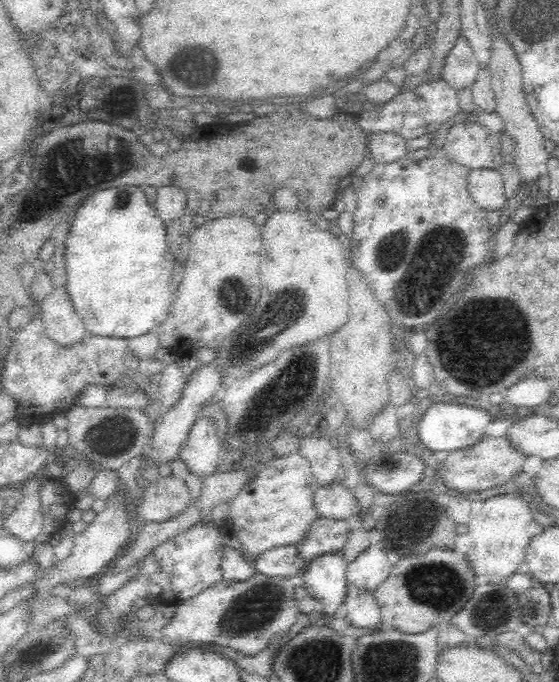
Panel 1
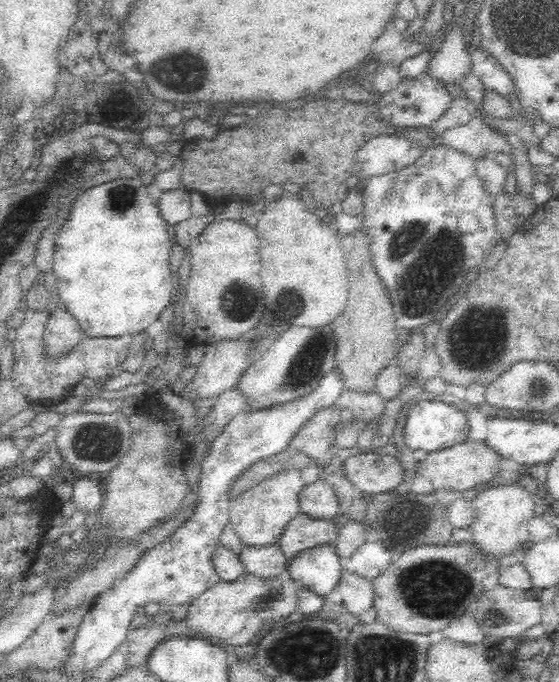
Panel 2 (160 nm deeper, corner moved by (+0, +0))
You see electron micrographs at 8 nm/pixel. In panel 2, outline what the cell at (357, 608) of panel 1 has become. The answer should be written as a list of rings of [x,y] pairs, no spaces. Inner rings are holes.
[[[344,570],[338,589],[342,593],[346,610],[357,620],[361,620],[362,614],[374,607],[372,581],[364,580]]]

